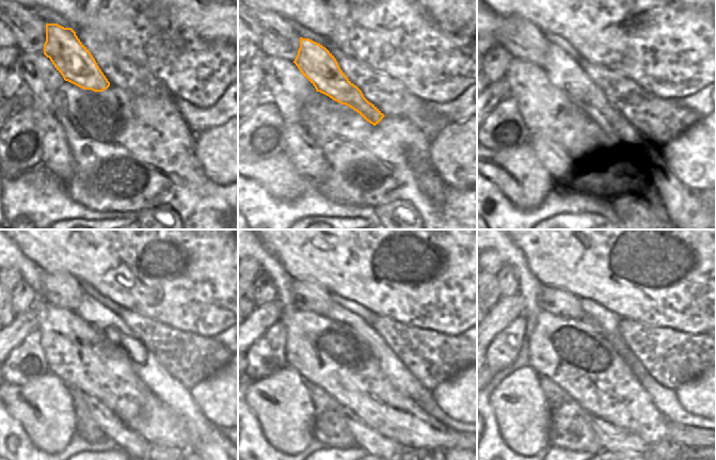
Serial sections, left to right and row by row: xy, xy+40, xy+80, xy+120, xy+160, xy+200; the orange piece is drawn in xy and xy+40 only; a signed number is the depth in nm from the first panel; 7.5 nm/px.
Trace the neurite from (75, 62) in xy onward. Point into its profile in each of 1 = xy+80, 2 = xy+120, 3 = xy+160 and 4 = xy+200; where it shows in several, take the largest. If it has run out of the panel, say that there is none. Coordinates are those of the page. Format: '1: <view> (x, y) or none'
1: xy+80 (684, 206)
2: xy+120 (172, 392)
3: xy+160 (392, 367)
4: xy+200 (616, 339)

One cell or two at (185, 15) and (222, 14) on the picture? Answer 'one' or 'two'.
one

